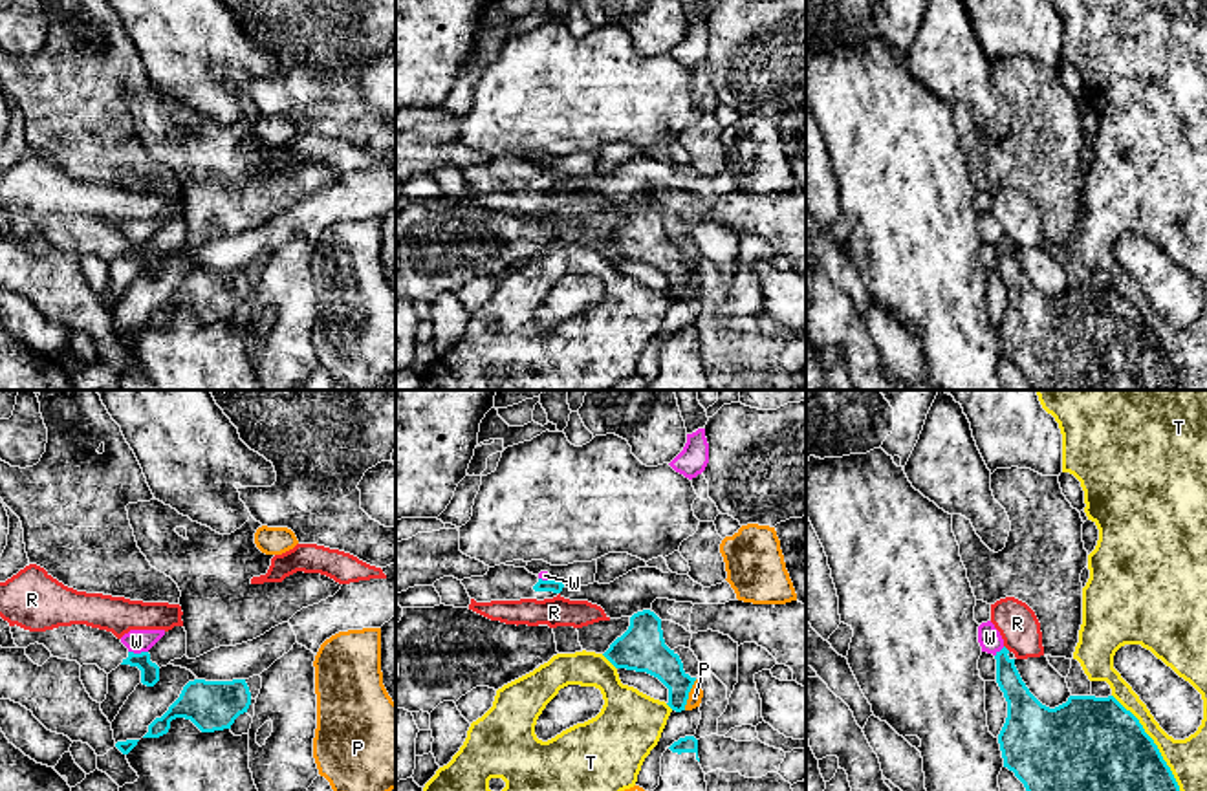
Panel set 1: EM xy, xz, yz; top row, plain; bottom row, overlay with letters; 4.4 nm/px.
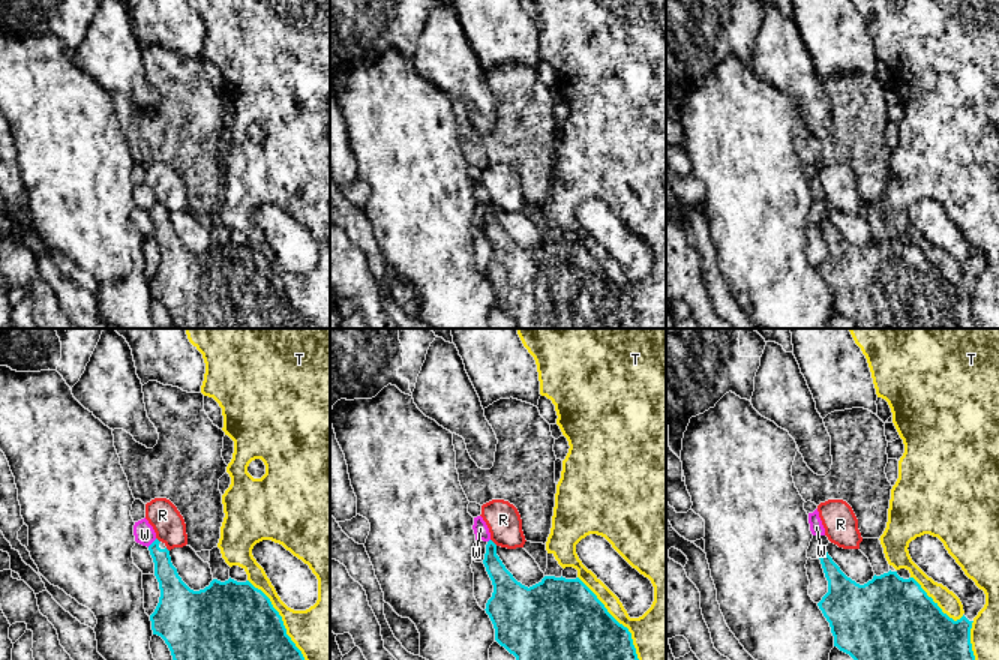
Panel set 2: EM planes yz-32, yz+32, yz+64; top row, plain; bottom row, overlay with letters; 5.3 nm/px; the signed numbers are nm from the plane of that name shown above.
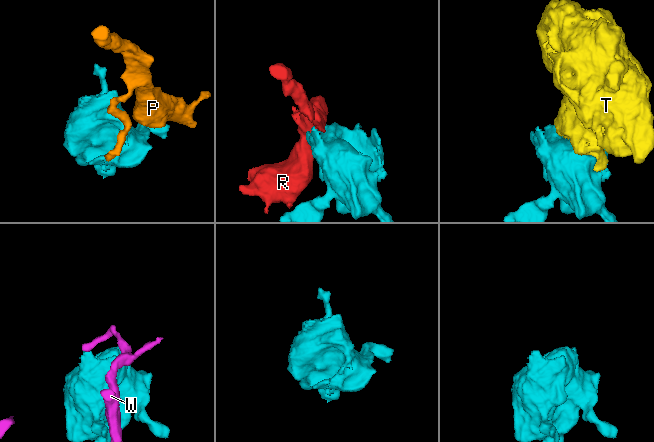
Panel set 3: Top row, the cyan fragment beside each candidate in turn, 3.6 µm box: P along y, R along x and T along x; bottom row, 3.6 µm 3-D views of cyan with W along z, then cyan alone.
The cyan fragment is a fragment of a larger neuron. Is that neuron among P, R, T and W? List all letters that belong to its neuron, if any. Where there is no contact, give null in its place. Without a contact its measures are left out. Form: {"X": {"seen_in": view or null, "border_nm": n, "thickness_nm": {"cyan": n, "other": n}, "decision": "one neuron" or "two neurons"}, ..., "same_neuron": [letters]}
{"P": {"seen_in": "xz", "border_nm": 150, "thickness_nm": {"cyan": 160, "other": 60}, "decision": "two neurons"}, "R": {"seen_in": "yz", "border_nm": 40, "thickness_nm": {"cyan": 130, "other": 180}, "decision": "two neurons"}, "T": {"seen_in": "yz", "border_nm": 550, "thickness_nm": {"cyan": 500, "other": 180}, "decision": "two neurons"}, "W": {"seen_in": "xy", "border_nm": 90, "thickness_nm": {"cyan": 80, "other": 100}, "decision": "two neurons"}, "same_neuron": []}

